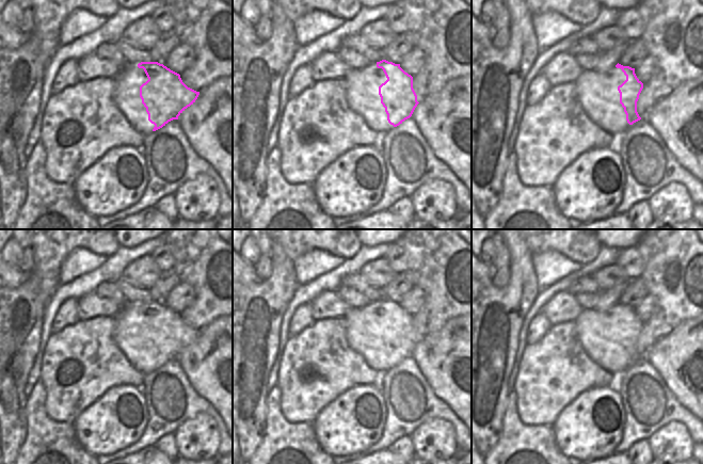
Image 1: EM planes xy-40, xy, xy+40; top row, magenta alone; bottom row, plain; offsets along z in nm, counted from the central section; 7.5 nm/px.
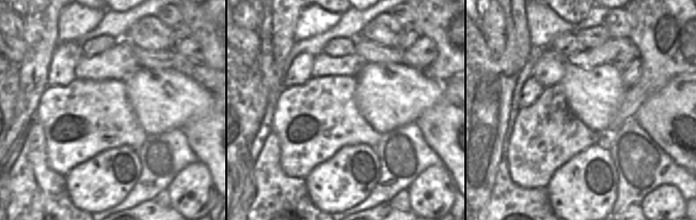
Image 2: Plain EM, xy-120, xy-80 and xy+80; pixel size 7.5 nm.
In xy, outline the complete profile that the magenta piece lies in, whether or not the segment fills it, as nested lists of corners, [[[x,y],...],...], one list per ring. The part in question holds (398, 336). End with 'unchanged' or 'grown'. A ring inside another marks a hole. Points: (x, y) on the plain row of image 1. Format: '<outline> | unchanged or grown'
[[[386,299],[373,301],[363,307],[355,307],[342,317],[347,325],[347,342],[358,352],[369,367],[384,373],[410,357],[419,342],[413,327],[413,316],[400,303]]] | grown

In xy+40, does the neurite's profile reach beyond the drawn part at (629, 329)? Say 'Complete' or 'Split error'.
Split error.

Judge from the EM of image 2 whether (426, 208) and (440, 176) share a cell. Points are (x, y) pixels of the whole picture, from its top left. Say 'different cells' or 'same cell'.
same cell

